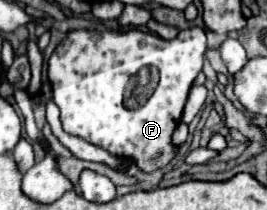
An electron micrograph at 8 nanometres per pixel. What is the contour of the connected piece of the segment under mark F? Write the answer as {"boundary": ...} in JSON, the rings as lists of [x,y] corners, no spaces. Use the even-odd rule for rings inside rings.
{"boundary":[[[186,28],[180,30],[174,40],[162,40],[154,34],[140,32],[139,29],[128,31],[104,30],[72,30],[66,36],[66,42],[50,56],[48,62],[48,78],[52,82],[52,98],[60,108],[60,120],[68,134],[74,134],[94,146],[108,150],[116,158],[126,158],[142,172],[154,172],[170,164],[170,160],[178,154],[178,146],[172,144],[172,134],[180,122],[188,90],[202,70],[206,52],[206,36],[202,28]],[[144,66],[158,68],[160,82],[154,94],[146,100],[146,104],[138,108],[128,108],[124,104],[124,90],[128,80]]]}

